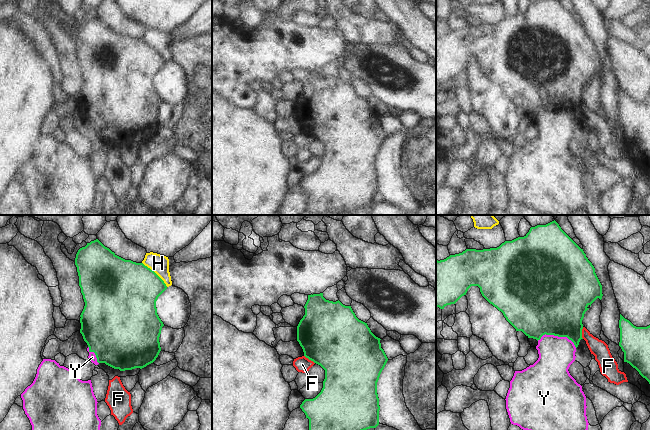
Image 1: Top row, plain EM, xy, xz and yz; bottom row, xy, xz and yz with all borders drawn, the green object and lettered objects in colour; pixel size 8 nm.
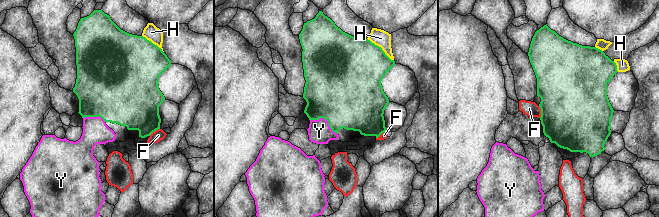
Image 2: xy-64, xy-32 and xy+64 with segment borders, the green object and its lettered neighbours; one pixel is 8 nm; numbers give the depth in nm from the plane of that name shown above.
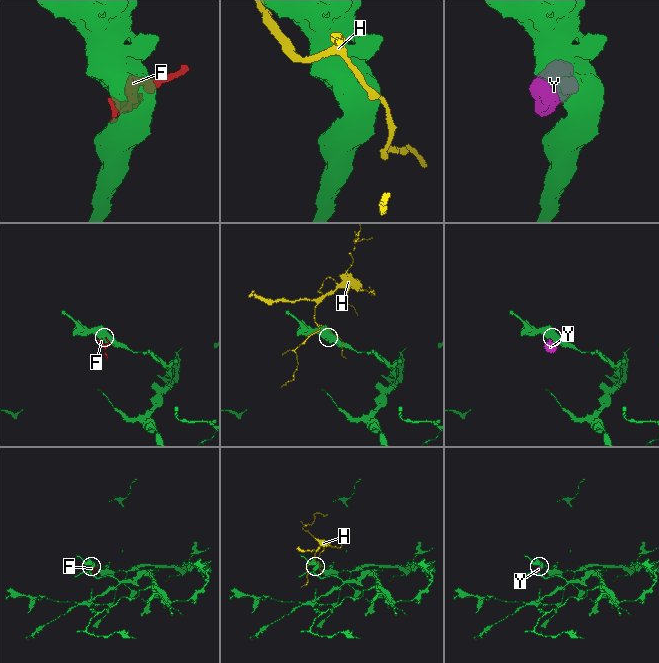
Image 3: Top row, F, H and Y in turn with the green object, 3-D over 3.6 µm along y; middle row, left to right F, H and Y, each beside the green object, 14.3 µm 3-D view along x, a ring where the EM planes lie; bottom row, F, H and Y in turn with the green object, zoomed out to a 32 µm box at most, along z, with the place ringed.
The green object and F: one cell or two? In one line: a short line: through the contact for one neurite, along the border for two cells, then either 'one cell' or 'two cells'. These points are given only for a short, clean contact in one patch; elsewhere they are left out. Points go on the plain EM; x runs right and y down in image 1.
two cells

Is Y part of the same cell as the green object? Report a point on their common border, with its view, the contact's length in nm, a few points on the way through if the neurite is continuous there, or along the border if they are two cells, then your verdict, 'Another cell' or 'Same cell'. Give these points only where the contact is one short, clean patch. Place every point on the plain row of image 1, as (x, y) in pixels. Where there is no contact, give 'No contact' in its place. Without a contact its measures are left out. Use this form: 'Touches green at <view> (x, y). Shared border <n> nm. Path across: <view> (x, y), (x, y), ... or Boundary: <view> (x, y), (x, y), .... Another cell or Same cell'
Touches green at yz (557, 111). Shared border 320 nm. Path across: yz (554, 80), (557, 111), (556, 130). Same cell

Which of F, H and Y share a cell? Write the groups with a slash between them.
F / H / Y

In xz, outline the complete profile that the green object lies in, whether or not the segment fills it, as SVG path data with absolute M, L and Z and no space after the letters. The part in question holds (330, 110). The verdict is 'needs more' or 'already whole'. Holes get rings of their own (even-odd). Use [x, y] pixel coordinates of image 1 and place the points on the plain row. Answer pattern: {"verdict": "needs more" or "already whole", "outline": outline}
{"verdict": "already whole", "outline": "M323 69L308 71L304 82L305 91L297 102L297 117L304 132L325 146L325 155L321 168L313 175L305 175L300 184L309 195L309 210L318 213L354 211L361 207L376 204L379 201L379 174L377 158L388 134L381 124L380 114L376 113L367 99L359 96L351 82L326 76Z"}

